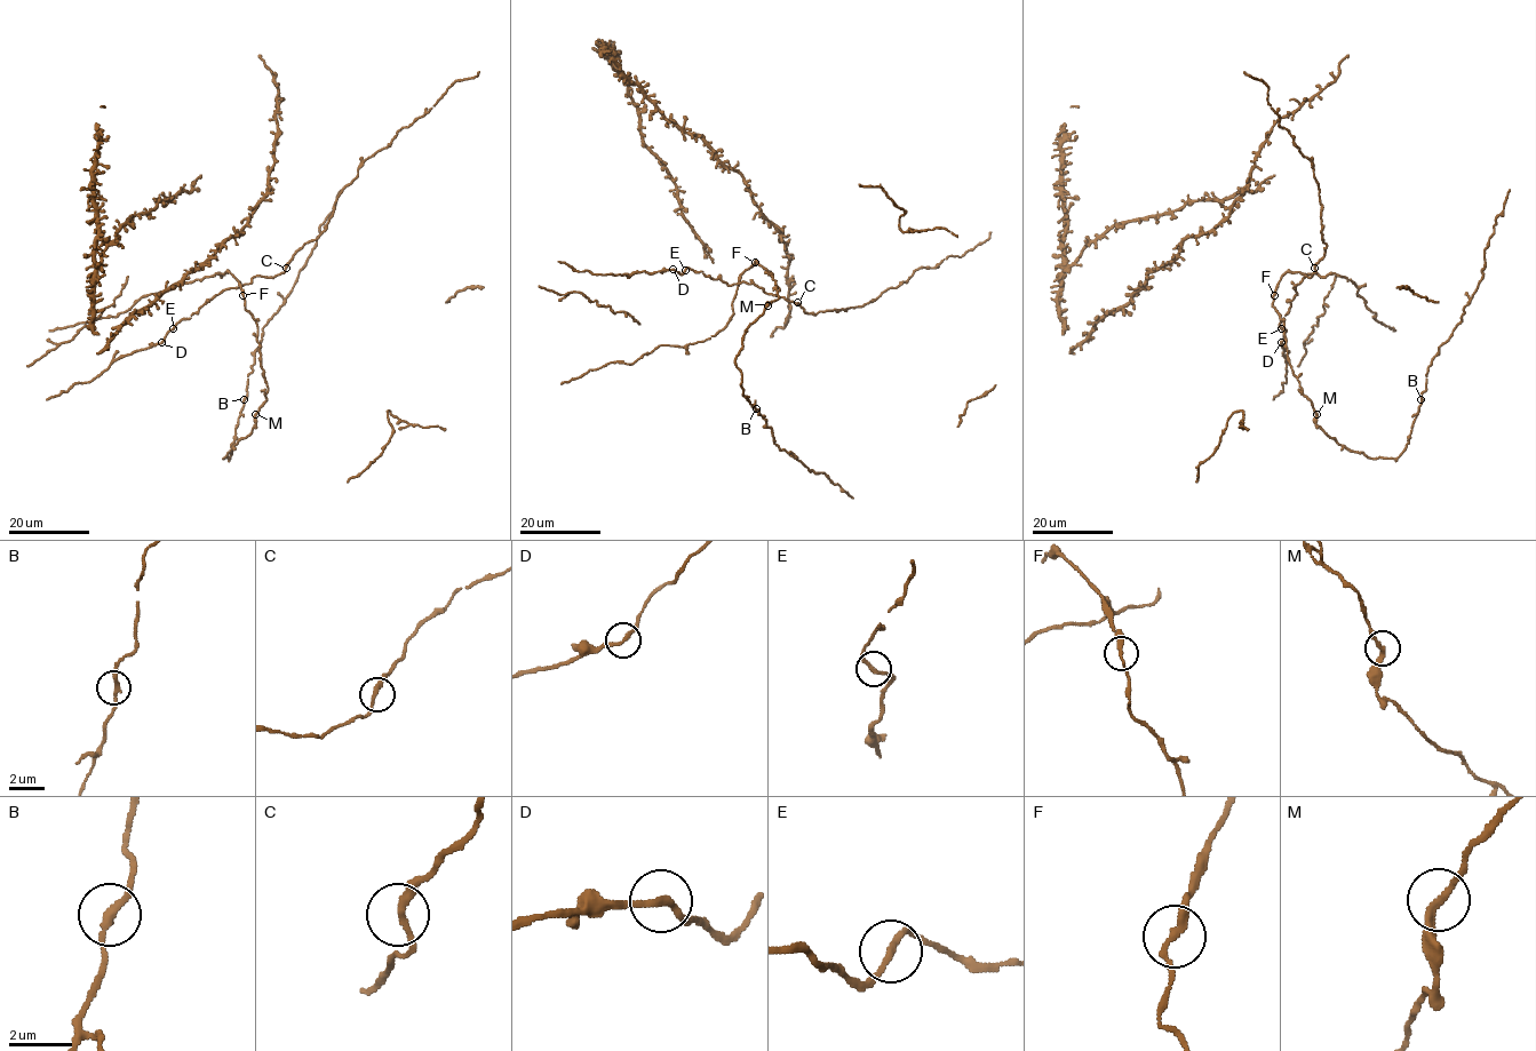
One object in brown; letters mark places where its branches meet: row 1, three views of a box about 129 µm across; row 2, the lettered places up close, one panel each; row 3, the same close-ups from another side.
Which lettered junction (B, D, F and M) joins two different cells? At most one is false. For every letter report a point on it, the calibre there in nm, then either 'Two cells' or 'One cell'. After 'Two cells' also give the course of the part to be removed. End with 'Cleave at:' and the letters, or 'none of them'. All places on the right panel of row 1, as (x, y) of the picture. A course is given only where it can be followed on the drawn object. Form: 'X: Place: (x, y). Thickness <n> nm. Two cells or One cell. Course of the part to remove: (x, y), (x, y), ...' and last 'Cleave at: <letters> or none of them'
B: Place: (1421, 399). Thickness 240 nm. One cell
D: Place: (1281, 342). Thickness 240 nm. One cell
F: Place: (1274, 295). Thickness 240 nm. One cell
M: Place: (1316, 414). Thickness 240 nm. One cell
Cleave at: none of them

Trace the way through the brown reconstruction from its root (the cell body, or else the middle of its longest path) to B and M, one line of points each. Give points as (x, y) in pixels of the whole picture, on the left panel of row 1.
B: (245, 304), (257, 326), (267, 400), (255, 415), (252, 432), (224, 459), (230, 459), (244, 399)
M: (245, 304), (256, 323), (261, 365), (268, 388), (267, 400), (255, 414)

